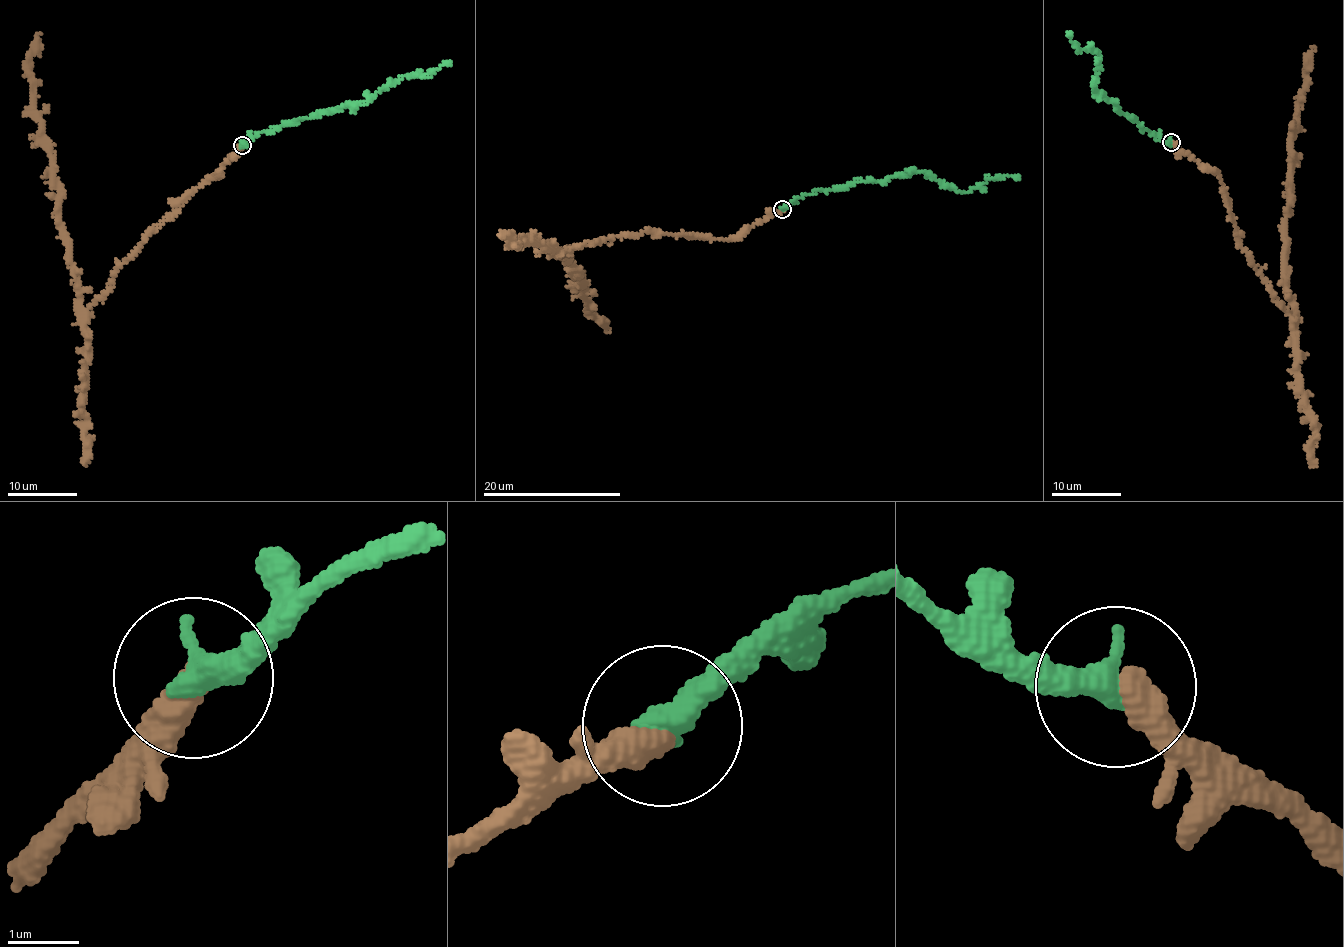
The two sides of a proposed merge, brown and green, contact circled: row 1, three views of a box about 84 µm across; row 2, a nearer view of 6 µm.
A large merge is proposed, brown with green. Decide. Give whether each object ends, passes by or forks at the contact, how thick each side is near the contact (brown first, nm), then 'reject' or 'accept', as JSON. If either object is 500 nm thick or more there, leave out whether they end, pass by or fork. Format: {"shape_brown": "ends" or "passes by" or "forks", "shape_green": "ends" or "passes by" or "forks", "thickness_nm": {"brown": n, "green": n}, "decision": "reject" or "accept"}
{"shape_brown": "ends", "shape_green": "ends", "thickness_nm": {"brown": 440, "green": 440}, "decision": "accept"}

